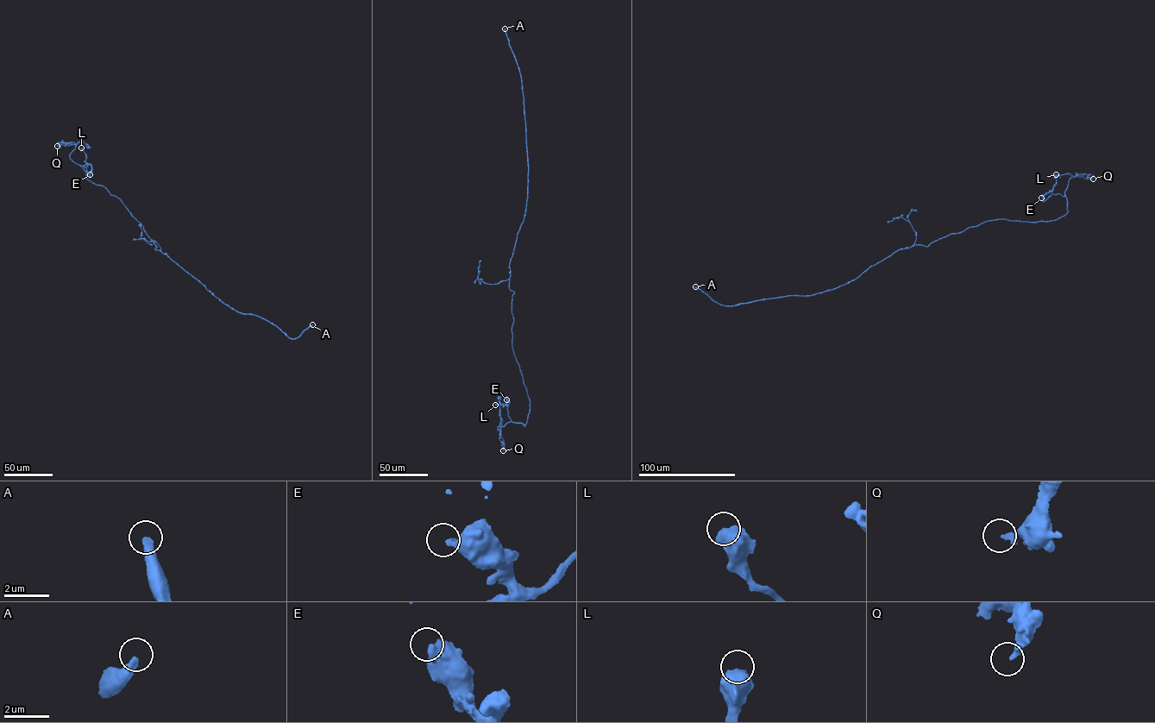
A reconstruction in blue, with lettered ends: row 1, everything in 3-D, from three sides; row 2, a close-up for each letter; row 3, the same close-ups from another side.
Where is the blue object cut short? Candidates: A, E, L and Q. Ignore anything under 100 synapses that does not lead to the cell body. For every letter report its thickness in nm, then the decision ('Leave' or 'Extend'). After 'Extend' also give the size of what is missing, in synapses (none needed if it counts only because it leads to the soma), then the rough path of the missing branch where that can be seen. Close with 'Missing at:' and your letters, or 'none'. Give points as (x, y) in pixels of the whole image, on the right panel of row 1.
A: Thickness 340 nm. Extend. Roughly 2000 synapses
E: Thickness 380 nm. Leave
L: Thickness 700 nm. Leave
Q: Thickness 240 nm. Leave
Missing at: A

